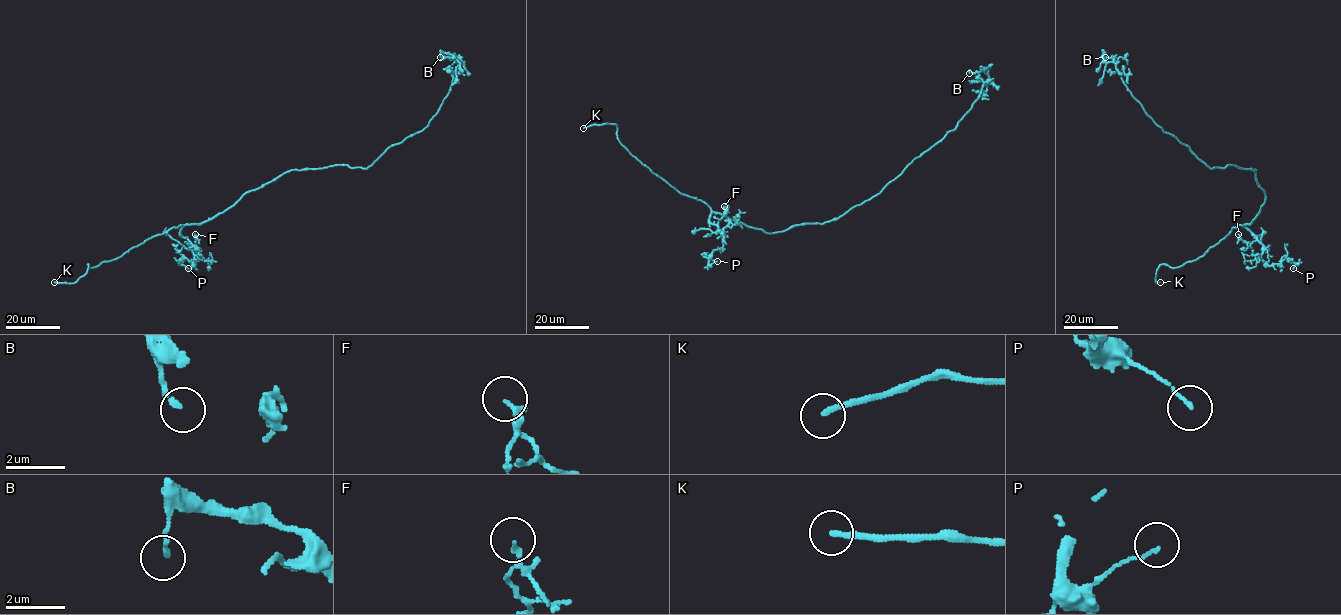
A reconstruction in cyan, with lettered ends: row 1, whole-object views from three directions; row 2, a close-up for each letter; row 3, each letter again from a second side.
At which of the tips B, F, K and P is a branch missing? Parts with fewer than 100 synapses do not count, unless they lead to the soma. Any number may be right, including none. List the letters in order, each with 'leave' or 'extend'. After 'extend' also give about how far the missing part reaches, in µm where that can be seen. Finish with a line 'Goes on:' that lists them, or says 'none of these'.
B: leave
F: leave
K: extend; missing 8 µm
P: leave
Goes on: K

